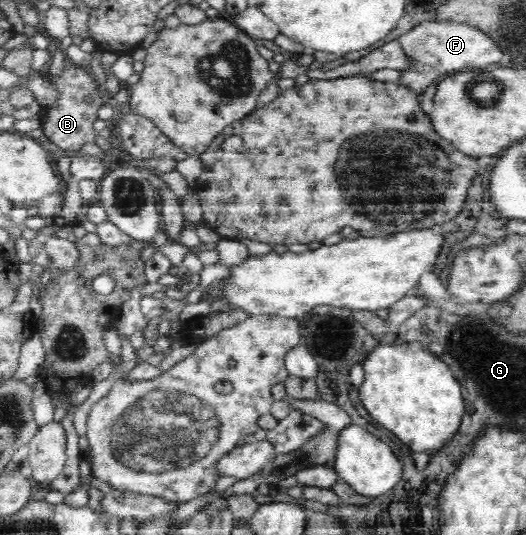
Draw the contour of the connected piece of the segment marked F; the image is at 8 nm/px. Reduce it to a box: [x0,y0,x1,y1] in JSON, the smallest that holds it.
[398,22,503,92]

